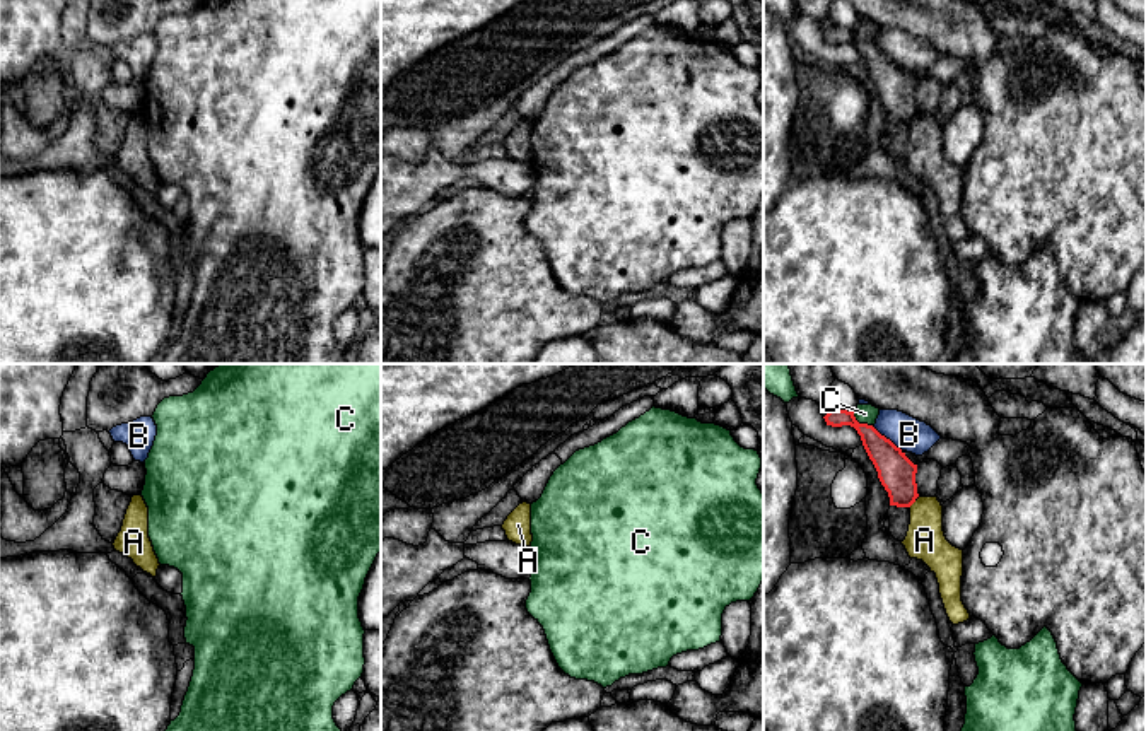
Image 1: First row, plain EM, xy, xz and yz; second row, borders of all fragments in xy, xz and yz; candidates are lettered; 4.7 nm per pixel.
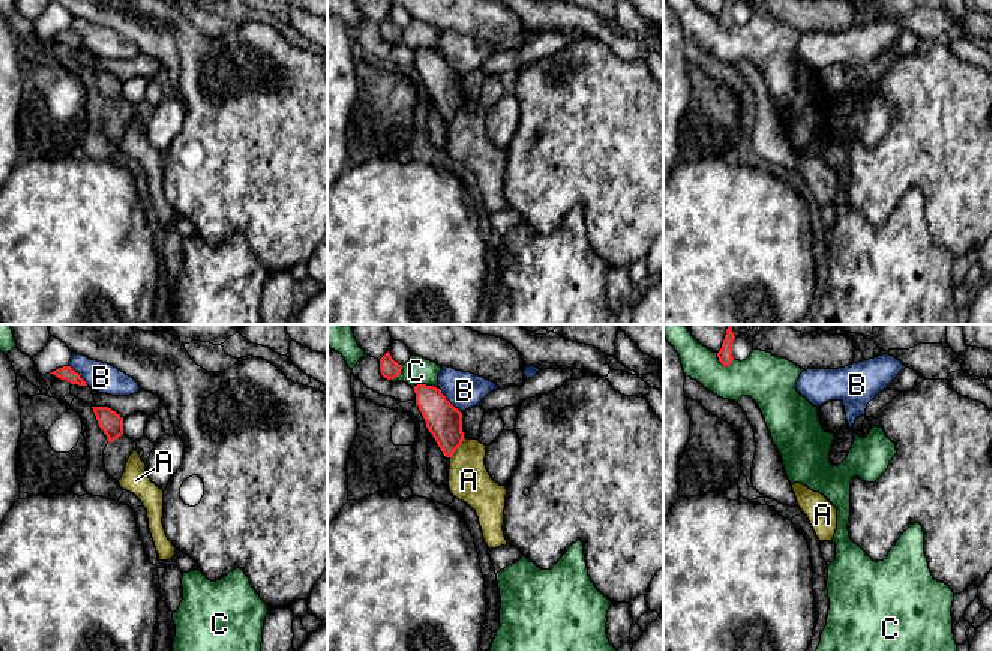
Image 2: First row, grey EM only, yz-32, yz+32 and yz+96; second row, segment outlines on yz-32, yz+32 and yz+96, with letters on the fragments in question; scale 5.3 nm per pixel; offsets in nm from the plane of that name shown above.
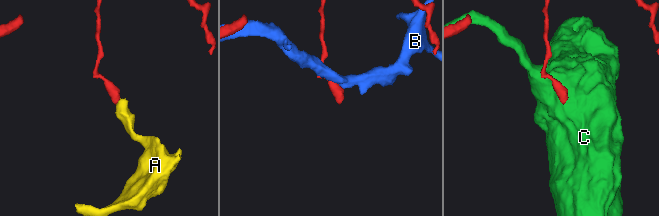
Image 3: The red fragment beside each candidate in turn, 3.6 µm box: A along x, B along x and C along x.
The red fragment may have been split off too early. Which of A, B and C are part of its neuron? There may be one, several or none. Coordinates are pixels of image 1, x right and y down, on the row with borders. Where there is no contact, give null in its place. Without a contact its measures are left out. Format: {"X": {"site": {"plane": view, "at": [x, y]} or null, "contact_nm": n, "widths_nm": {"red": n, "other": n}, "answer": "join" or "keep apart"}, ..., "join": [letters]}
{"A": {"site": {"plane": "yz", "at": [912, 502]}, "contact_nm": 50, "widths_nm": {"red": 180, "other": 180}, "answer": "keep apart"}, "B": {"site": {"plane": "yz", "at": [888, 439]}, "contact_nm": 180, "widths_nm": {"red": 180, "other": 160}, "answer": "keep apart"}, "C": {"site": {"plane": "yz", "at": [861, 424]}, "contact_nm": 130, "widths_nm": {"red": 160, "other": 100}, "answer": "keep apart"}, "join": []}

